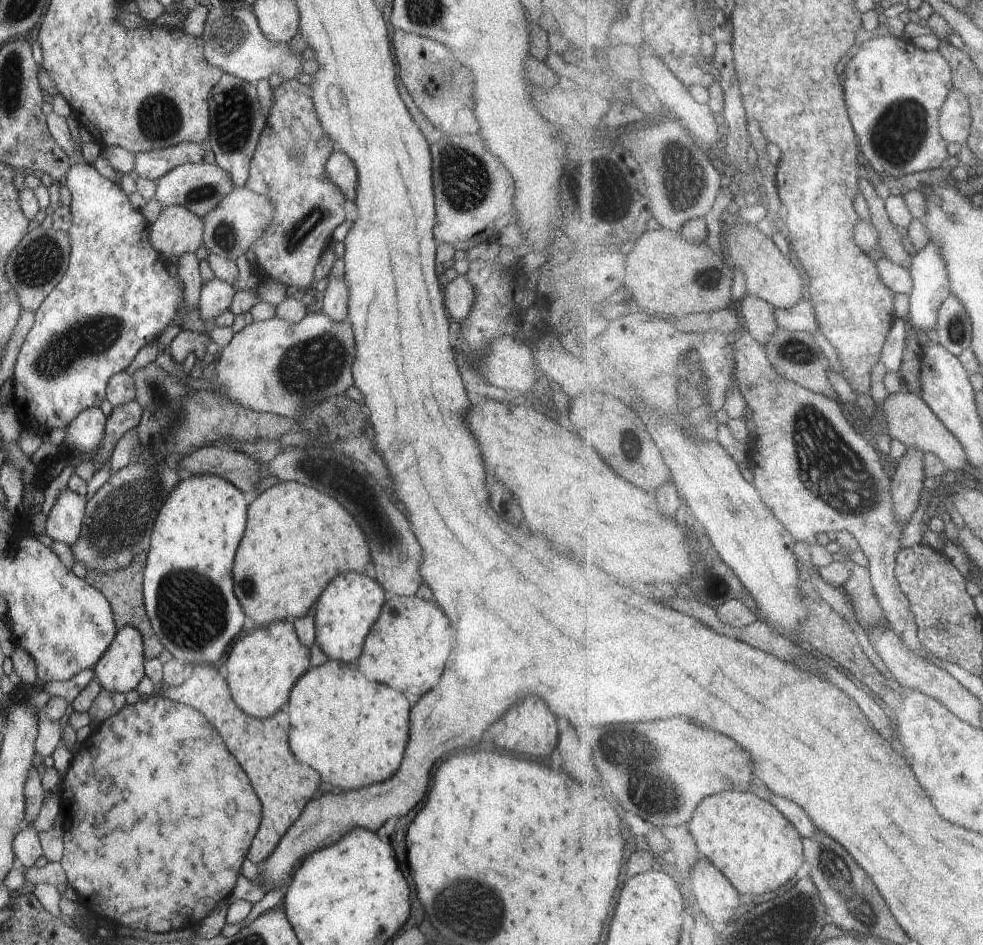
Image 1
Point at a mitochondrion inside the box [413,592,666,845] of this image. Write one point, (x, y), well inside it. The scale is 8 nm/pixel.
(625, 745)

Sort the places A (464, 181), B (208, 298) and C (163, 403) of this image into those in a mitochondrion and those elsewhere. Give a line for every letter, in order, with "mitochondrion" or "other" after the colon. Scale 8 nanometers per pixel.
A: mitochondrion
B: other
C: mitochondrion

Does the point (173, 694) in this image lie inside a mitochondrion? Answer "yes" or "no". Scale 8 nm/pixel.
no

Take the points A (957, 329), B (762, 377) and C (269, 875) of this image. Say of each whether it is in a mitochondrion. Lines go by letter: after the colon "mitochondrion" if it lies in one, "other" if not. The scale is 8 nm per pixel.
A: mitochondrion
B: other
C: other

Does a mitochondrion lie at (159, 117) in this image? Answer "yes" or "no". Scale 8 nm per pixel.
yes

